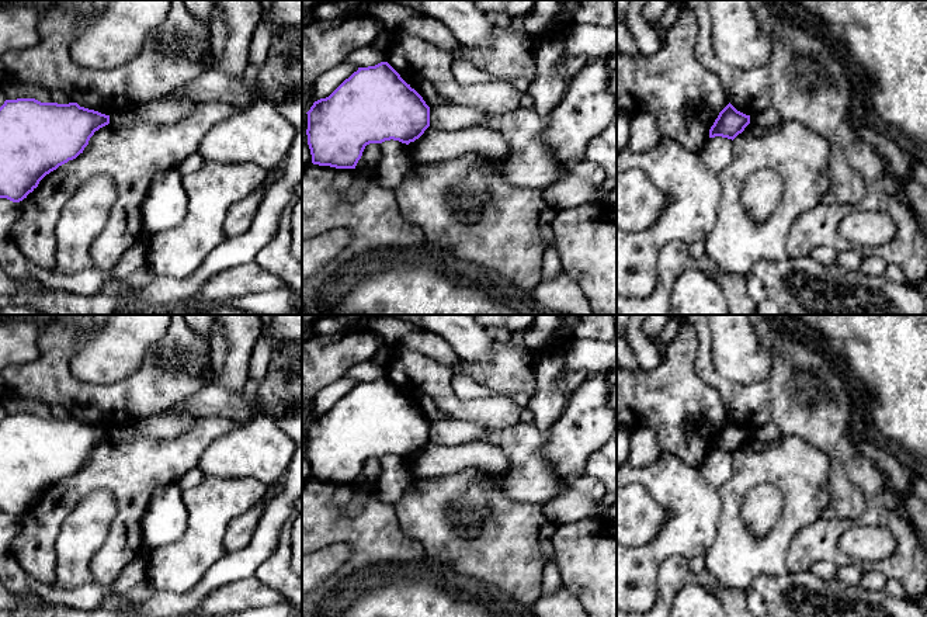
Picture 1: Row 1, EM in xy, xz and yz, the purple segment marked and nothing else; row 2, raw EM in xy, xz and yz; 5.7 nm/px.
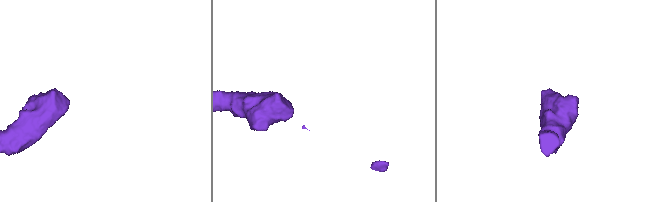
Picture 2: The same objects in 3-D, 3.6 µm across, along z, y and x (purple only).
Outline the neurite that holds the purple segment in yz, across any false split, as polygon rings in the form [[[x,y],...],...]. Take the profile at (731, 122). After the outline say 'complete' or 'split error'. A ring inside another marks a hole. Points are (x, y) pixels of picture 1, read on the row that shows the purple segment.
[[[730,103],[719,112],[709,129],[709,138],[735,139],[750,124],[750,115],[737,111]]]; complete

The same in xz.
[[[388,62],[358,67],[329,97],[315,101],[306,114],[312,163],[336,169],[355,169],[369,143],[393,139],[409,145],[430,126],[430,107]]]; complete

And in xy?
[[[6,100],[0,107],[0,198],[20,202],[59,166],[76,159],[110,115],[77,103]]]; complete

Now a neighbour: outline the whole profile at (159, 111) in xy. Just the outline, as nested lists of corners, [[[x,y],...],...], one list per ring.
[[[154,100],[124,112],[110,115],[112,126],[135,126],[142,124],[170,124],[188,117],[197,103]]]

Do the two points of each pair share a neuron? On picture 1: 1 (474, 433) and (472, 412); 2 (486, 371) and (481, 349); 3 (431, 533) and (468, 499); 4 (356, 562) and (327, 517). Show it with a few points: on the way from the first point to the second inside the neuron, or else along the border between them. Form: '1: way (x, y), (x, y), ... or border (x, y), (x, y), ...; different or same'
1: border (441, 419), (465, 419), (488, 426), (492, 430); different
2: border (496, 342), (488, 363), (459, 359); different
3: way (440, 524), (459, 508); same
4: way (357, 551), (357, 544), (339, 527); same

